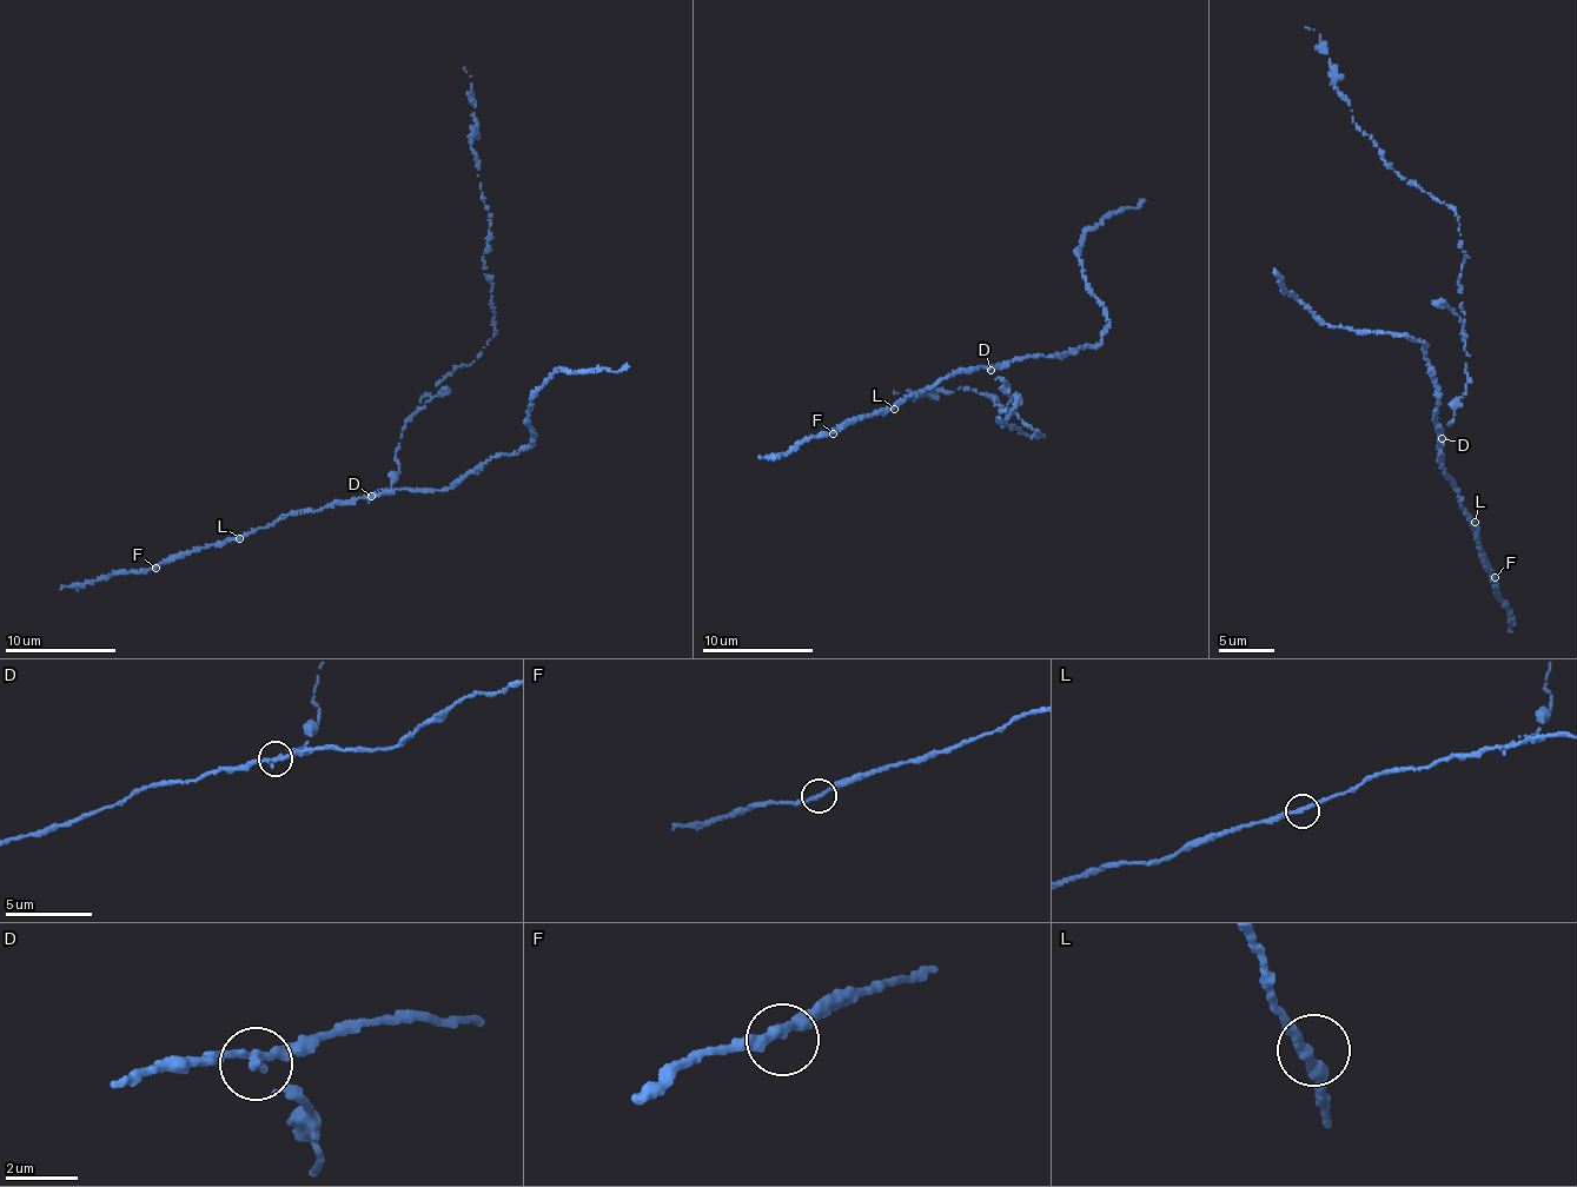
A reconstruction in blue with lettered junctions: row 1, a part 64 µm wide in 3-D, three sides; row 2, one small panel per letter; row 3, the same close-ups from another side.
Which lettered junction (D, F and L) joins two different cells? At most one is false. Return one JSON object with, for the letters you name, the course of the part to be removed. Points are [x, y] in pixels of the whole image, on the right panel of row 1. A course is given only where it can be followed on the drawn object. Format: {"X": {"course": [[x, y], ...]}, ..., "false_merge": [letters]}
{"D": {"course": [[1442, 438], [1468, 373], [1458, 218], [1390, 168], [1360, 131], [1320, 34], [1306, 27]]}, "false_merge": ["D"]}

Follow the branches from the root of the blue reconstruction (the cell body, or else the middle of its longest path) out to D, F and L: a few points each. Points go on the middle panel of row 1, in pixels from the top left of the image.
D: (1000, 413), (1011, 400), (1009, 390), (1001, 378), (995, 379), (992, 369)
F: (1000, 413), (1011, 400), (1007, 384), (979, 365), (959, 369), (933, 386), (860, 416), (833, 433)
L: (1000, 413), (1011, 400), (1007, 384), (979, 365), (949, 375), (933, 386), (910, 393), (894, 409)

